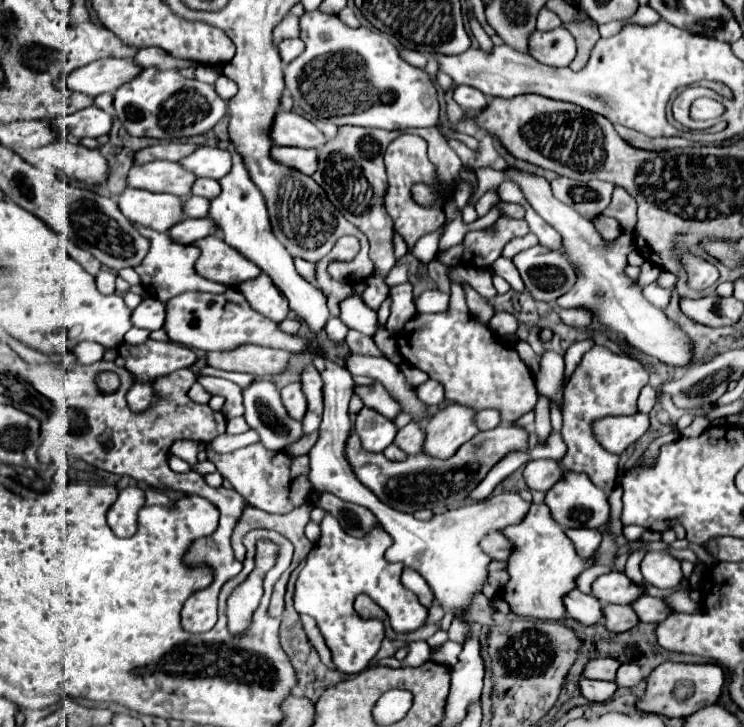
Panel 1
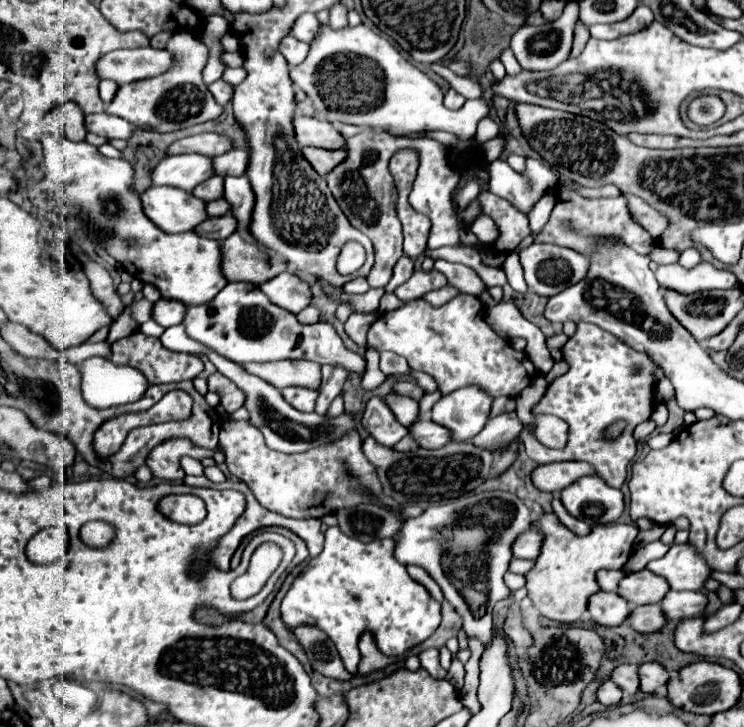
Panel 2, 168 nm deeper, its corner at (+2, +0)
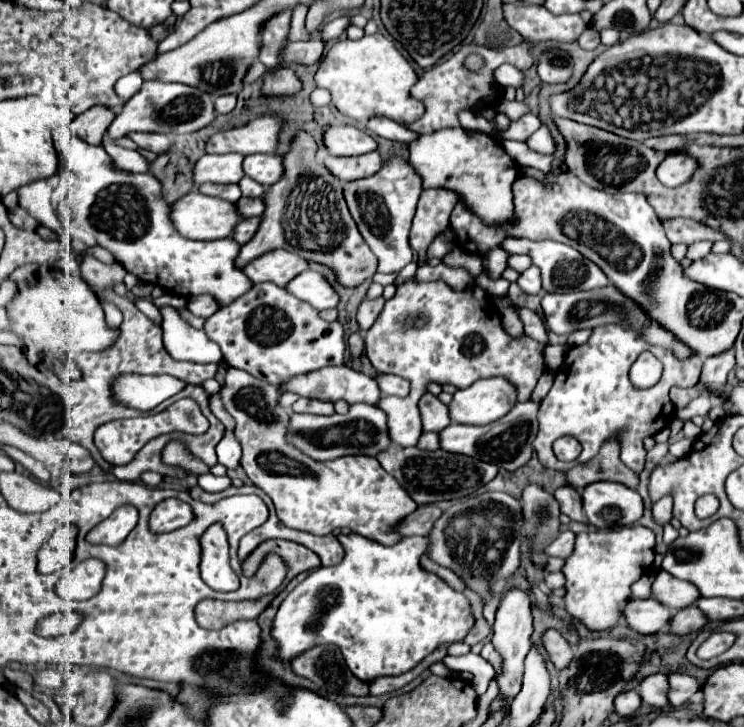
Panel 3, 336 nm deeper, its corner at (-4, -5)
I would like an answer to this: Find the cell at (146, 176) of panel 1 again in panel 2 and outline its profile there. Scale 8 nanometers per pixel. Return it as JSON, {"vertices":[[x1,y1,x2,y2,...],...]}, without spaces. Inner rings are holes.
{"vertices":[[177,154,165,158,153,170,153,184,175,186,191,192,197,184,215,174,213,160,203,154]]}

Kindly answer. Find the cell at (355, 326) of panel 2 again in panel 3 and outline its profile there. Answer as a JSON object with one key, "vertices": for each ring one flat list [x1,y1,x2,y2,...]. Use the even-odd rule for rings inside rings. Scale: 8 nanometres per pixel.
{"vertices":[[383,297,373,299,373,301,363,299,363,303,359,305,359,311,357,311,357,323,361,327,361,333,367,333,367,329,373,327,373,323,377,321,377,317,379,317,379,313,383,309,383,303,385,303]]}

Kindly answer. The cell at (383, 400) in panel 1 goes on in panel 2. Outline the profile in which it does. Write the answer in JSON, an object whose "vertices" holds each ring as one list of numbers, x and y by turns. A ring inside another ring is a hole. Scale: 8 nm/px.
{"vertices":[[387,394,385,402,389,404,389,408,397,416,397,420,407,428,419,418,419,402,415,398,399,396,399,394]]}

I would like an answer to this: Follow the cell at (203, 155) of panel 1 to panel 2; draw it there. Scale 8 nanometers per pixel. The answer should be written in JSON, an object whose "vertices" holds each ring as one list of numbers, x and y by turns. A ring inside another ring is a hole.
{"vertices":[[233,150,213,158,213,168,219,176,243,176,249,164,247,150]]}

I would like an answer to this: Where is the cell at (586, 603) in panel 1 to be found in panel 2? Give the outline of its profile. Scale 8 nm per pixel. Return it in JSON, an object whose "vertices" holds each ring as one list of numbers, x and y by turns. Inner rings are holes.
{"vertices":[[597,592,589,598,589,616,593,622,603,626,621,626,629,614,631,606,625,598,615,592]]}

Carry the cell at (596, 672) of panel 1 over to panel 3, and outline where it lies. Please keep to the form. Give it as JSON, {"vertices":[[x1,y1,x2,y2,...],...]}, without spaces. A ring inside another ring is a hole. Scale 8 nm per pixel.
{"vertices":[[661,673,649,675,639,683,639,695,641,695,643,703,653,705,653,707,669,705,667,703,667,689,669,689,669,685,665,681,665,675,661,675]]}

